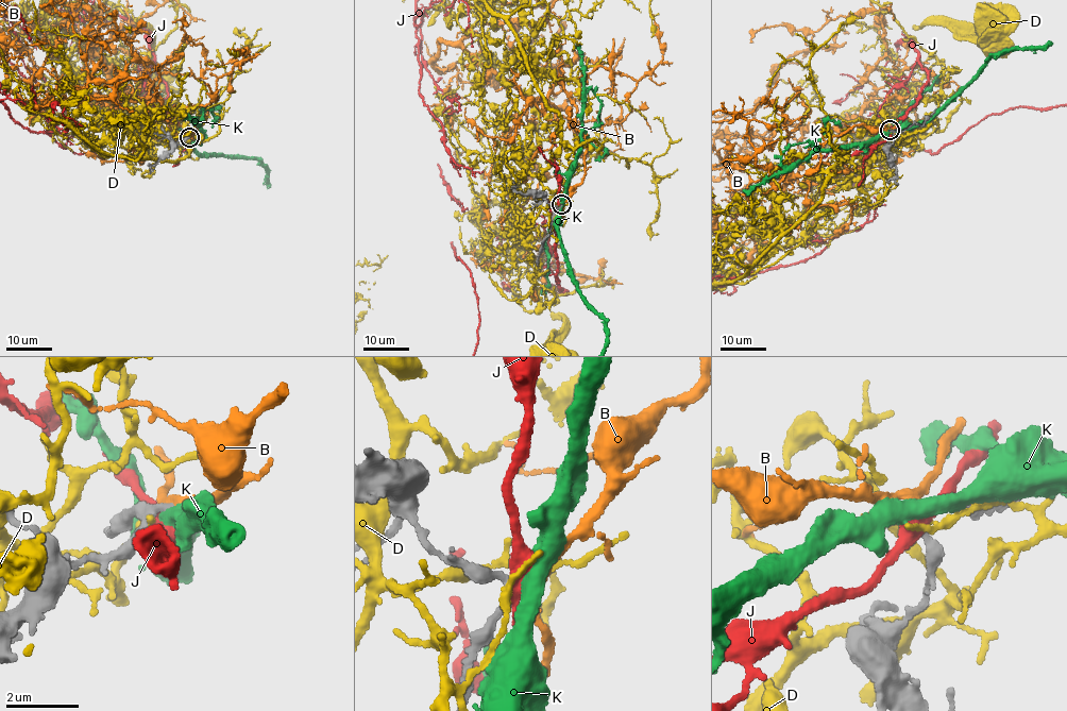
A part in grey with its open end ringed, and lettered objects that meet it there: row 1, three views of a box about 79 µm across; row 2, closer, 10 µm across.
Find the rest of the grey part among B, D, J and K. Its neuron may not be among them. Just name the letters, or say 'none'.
B

